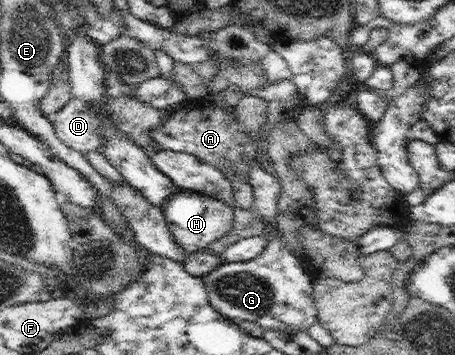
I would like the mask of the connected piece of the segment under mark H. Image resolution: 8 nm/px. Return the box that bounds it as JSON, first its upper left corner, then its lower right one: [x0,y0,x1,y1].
[161,189,233,256]

